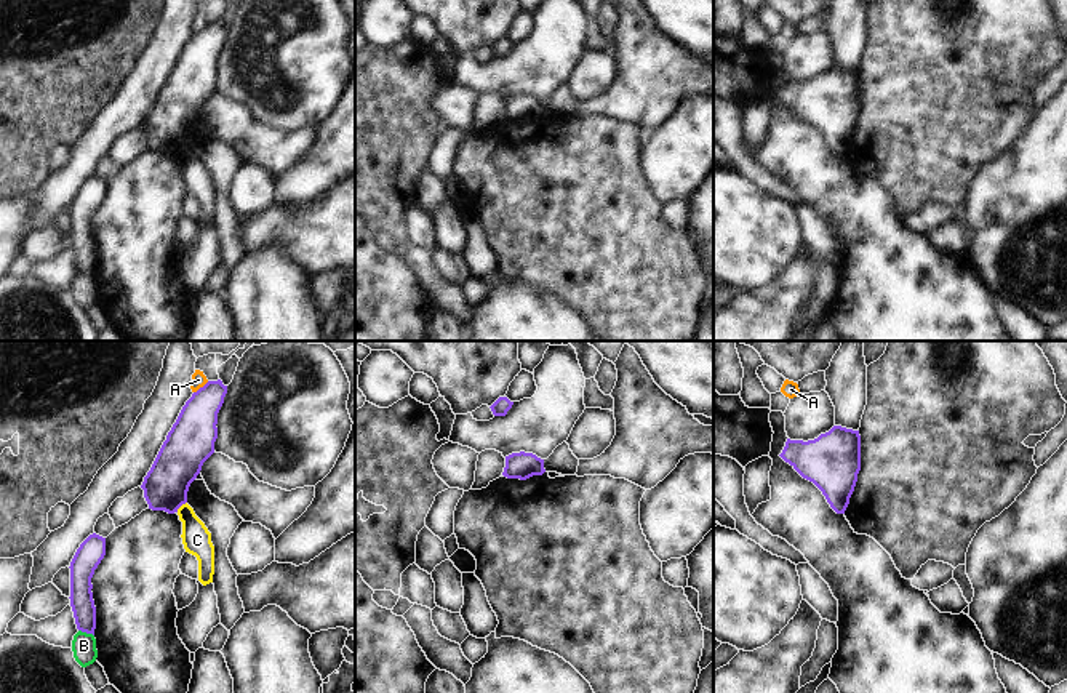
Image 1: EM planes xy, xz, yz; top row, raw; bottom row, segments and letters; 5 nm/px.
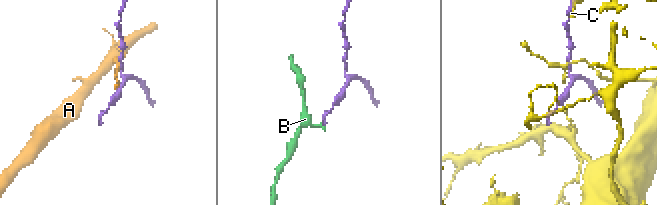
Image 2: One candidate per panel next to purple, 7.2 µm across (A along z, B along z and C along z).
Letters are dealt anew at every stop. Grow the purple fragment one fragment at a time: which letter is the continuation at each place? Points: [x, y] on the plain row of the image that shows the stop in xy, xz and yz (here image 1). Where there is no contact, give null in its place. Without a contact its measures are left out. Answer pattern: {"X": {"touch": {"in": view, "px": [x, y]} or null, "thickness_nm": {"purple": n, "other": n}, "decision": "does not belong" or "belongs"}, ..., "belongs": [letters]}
{"A": {"touch": {"in": "xy", "px": [200, 29]}, "thickness_nm": {"purple": 220, "other": 80}, "decision": "does not belong"}, "B": {"touch": {"in": "xy", "px": [87, 274]}, "thickness_nm": {"purple": 120, "other": 130}, "decision": "does not belong"}, "C": {"touch": {"in": "xy", "px": [181, 146]}, "thickness_nm": {"purple": 220, "other": 140}, "decision": "does not belong"}, "belongs": []}

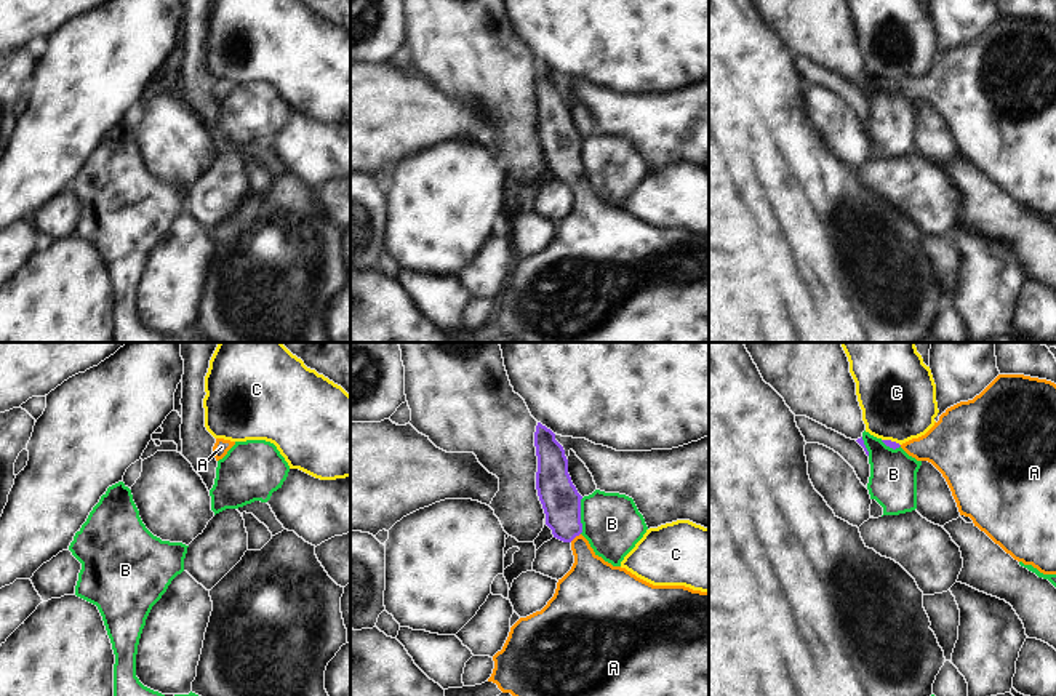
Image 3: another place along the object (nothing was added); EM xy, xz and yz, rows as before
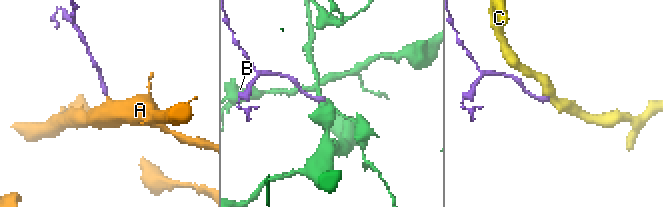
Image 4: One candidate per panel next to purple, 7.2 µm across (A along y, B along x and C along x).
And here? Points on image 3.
{"A": {"touch": {"in": "xz", "px": [575, 178]}, "thickness_nm": {"purple": 190, "other": 260}, "decision": "belongs"}, "B": {"touch": {"in": "xz", "px": [580, 157]}, "thickness_nm": {"purple": 190, "other": 300}, "decision": "does not belong"}, "C": {"touch": {"in": "yz", "px": [890, 82]}, "thickness_nm": {"purple": 40, "other": 380}, "decision": "does not belong"}, "belongs": ["A"]}

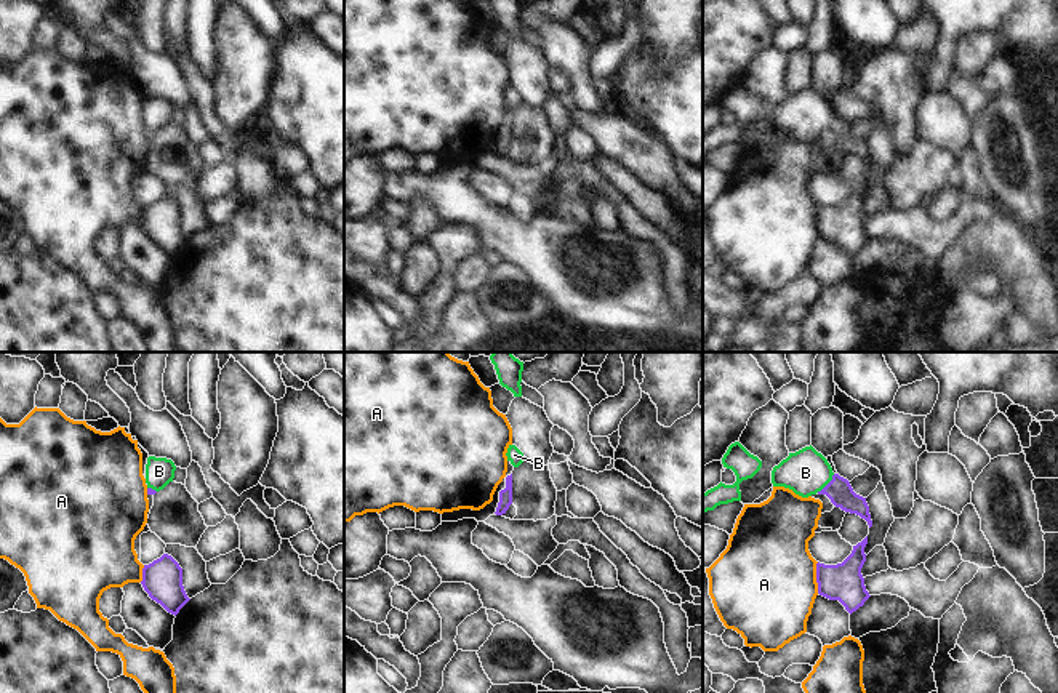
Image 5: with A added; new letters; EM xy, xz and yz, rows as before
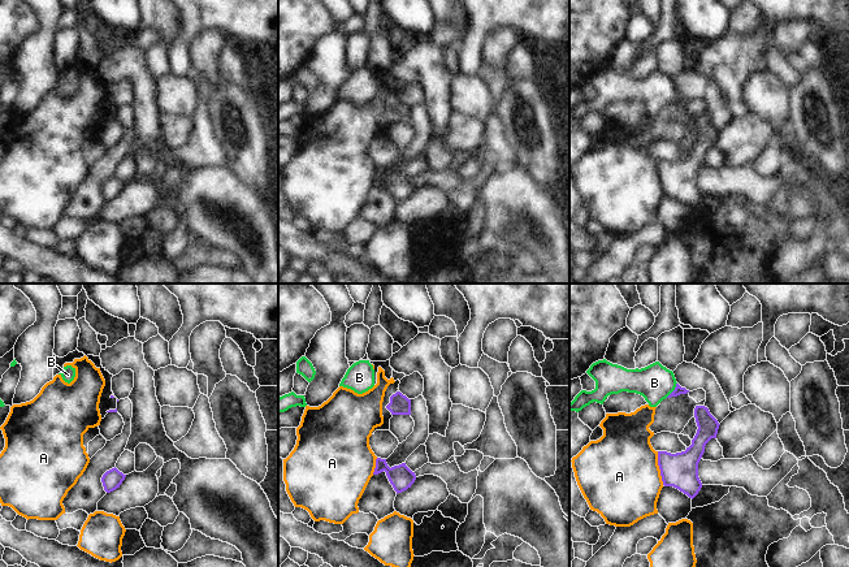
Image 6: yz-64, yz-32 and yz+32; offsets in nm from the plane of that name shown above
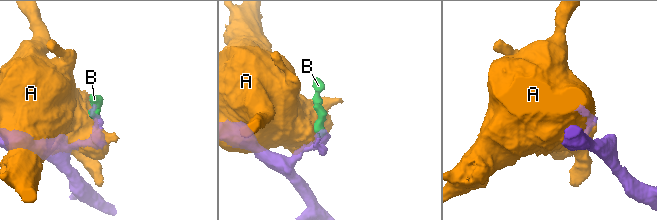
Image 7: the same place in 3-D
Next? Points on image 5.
{"A": {"touch": {"in": "yz", "px": [817, 220]}, "thickness_nm": {"purple": 190, "other": 500}, "decision": "does not belong"}, "B": {"touch": {"in": "yz", "px": [828, 125]}, "thickness_nm": {"purple": 130, "other": 220}, "decision": "belongs"}, "belongs": ["B"]}

